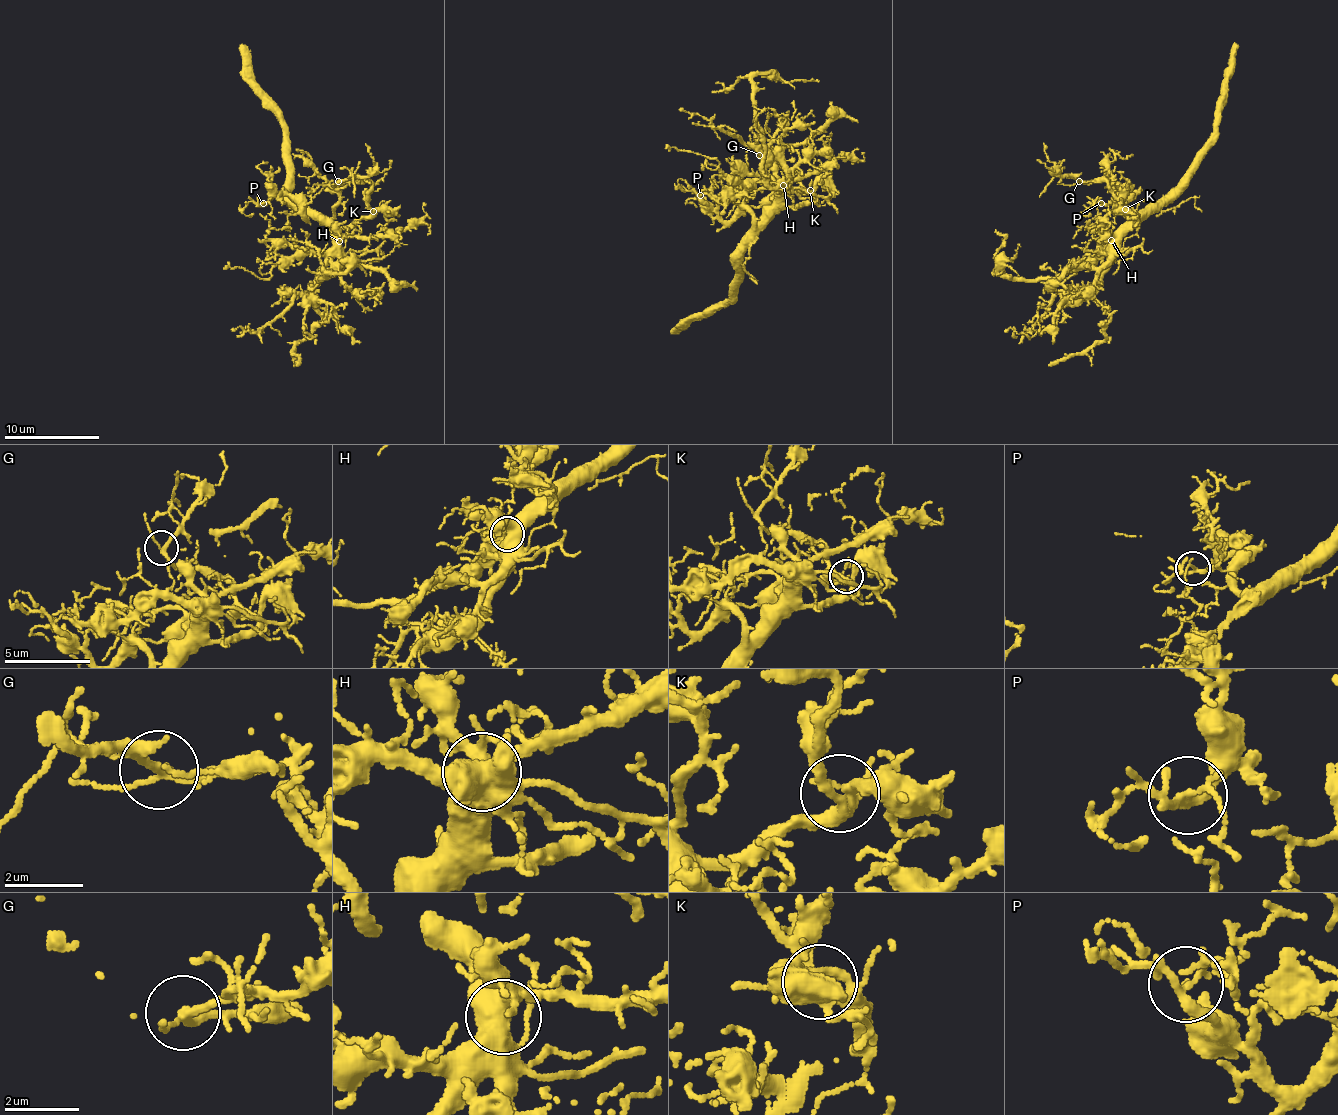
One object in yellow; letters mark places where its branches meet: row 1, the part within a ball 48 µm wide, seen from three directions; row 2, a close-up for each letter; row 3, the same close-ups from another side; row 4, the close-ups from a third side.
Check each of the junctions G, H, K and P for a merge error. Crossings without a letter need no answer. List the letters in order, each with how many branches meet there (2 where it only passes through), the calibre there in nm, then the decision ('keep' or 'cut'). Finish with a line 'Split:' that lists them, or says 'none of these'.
G: 3 branches meet; 190 nm thick; keep
H: 6 branches meet; 550 nm thick; keep
K: 5 branches meet; 240 nm thick; keep
P: 3 branches meet; 180 nm thick; keep
Split: none of these

